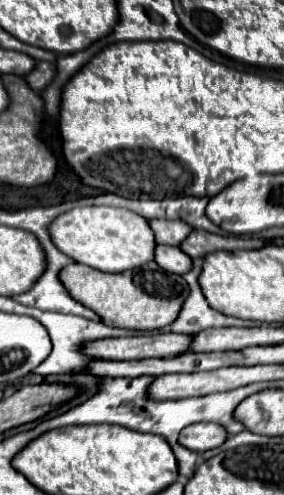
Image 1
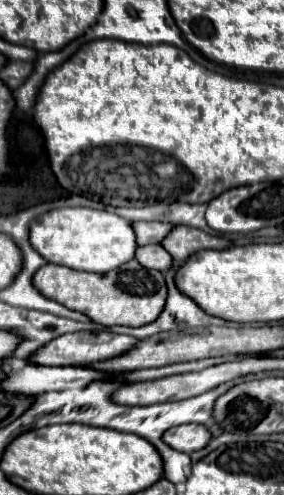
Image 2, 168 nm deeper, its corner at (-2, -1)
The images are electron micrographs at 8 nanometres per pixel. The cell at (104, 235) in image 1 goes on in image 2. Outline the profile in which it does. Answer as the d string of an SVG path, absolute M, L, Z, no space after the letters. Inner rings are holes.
M63 207L51 209L29 223L29 243L47 261L55 265L65 265L77 271L107 273L133 259L137 243L131 223L123 217L107 211L87 209L87 207Z

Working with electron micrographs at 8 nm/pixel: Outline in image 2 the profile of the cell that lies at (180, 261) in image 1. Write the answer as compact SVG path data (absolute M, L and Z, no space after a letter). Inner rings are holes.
M143 245L143 247L137 247L135 259L141 265L145 265L147 269L157 269L157 271L167 271L173 265L171 255L161 245Z

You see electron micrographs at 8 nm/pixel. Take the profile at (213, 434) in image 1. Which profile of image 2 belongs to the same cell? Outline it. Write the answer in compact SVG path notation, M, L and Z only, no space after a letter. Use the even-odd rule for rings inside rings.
M177 425L169 431L163 433L163 441L167 445L171 445L171 449L175 451L183 451L183 453L193 453L203 449L209 443L211 435L203 425Z

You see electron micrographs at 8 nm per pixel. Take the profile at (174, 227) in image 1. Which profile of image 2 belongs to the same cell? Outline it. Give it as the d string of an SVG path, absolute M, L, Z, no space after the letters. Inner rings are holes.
M139 221L139 223L131 223L135 237L137 237L137 245L149 245L149 243L159 243L173 225L169 223L161 223L161 221Z

